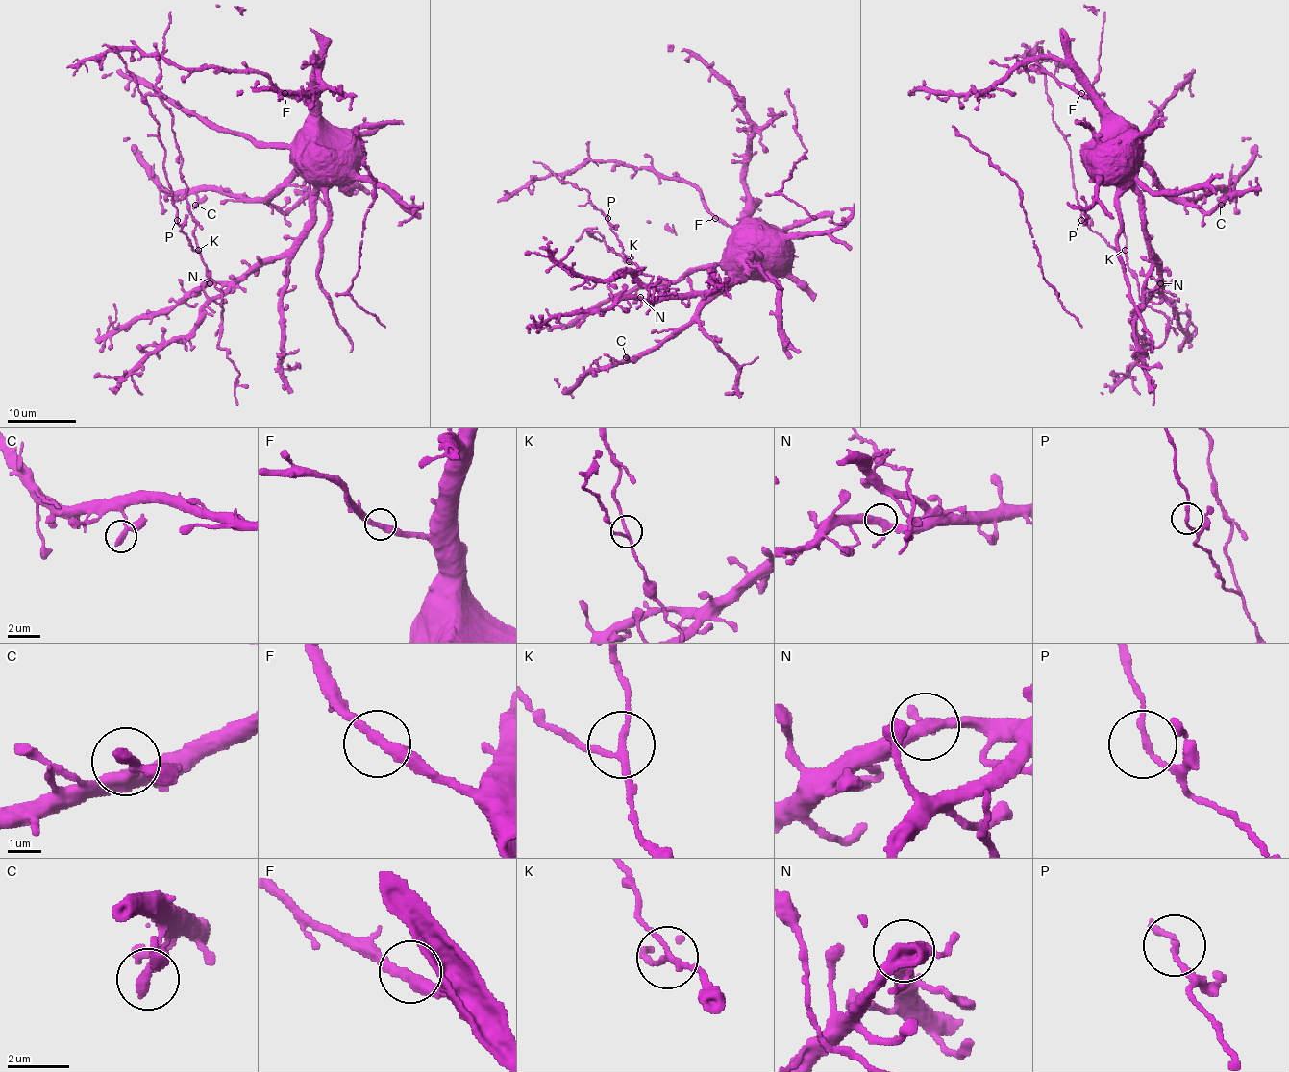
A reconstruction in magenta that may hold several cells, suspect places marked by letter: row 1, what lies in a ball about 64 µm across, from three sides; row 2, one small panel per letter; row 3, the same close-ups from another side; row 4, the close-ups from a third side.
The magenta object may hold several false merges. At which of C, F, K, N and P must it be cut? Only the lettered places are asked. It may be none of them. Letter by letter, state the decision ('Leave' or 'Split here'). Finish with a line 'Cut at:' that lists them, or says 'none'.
C: Leave
F: Leave
K: Leave
N: Leave
P: Leave
Cut at: none

